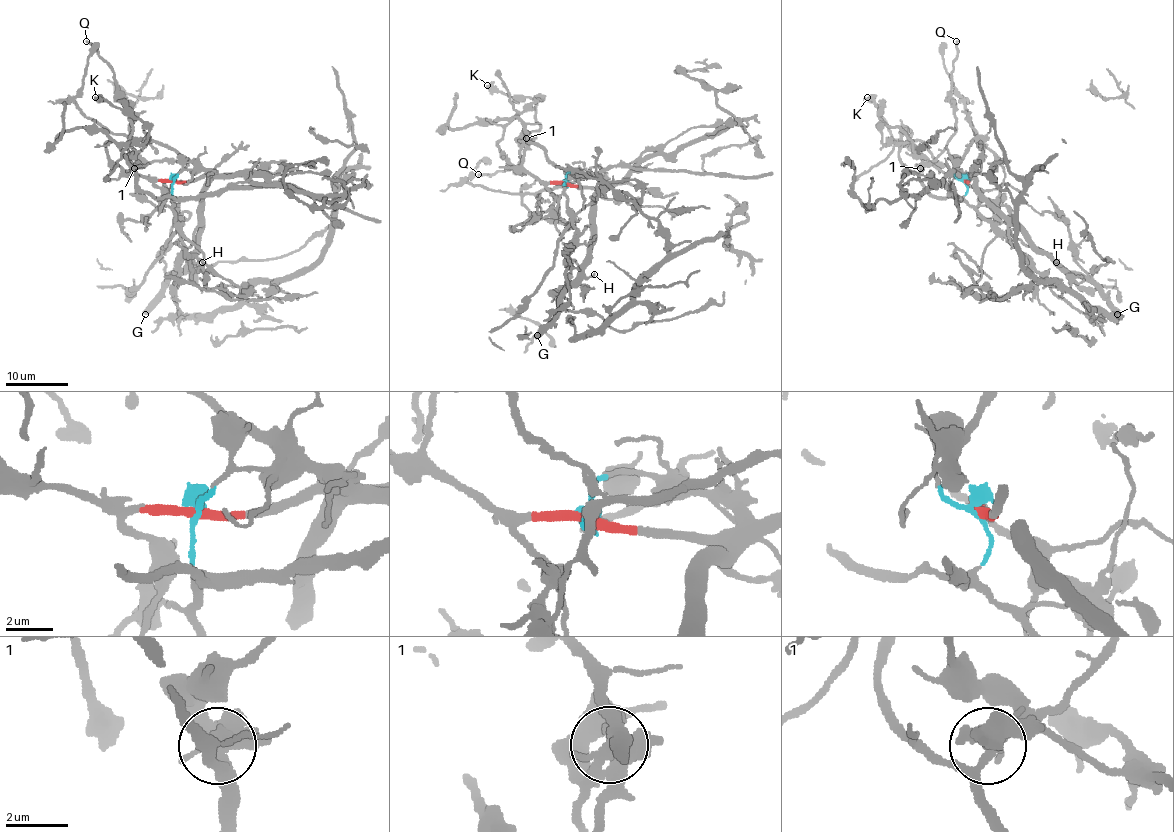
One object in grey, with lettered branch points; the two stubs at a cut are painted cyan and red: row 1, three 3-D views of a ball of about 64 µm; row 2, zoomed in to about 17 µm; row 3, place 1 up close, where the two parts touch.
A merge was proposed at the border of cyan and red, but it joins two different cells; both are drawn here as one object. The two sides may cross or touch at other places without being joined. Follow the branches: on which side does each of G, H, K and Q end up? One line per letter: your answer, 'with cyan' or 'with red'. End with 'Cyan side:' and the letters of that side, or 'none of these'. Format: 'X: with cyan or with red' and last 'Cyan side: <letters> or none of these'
G: with red
H: with red
K: with cyan
Q: with cyan
Cyan side: K, Q

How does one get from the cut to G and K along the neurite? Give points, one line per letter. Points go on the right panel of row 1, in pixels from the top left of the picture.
G: (963, 182), (974, 177), (976, 188), (1038, 249), (1044, 250), (1065, 271), (1074, 271), (1090, 280), (1118, 314)
K: (963, 182), (967, 193), (959, 199), (928, 193), (918, 176), (925, 160), (898, 127), (879, 118), (867, 98)

